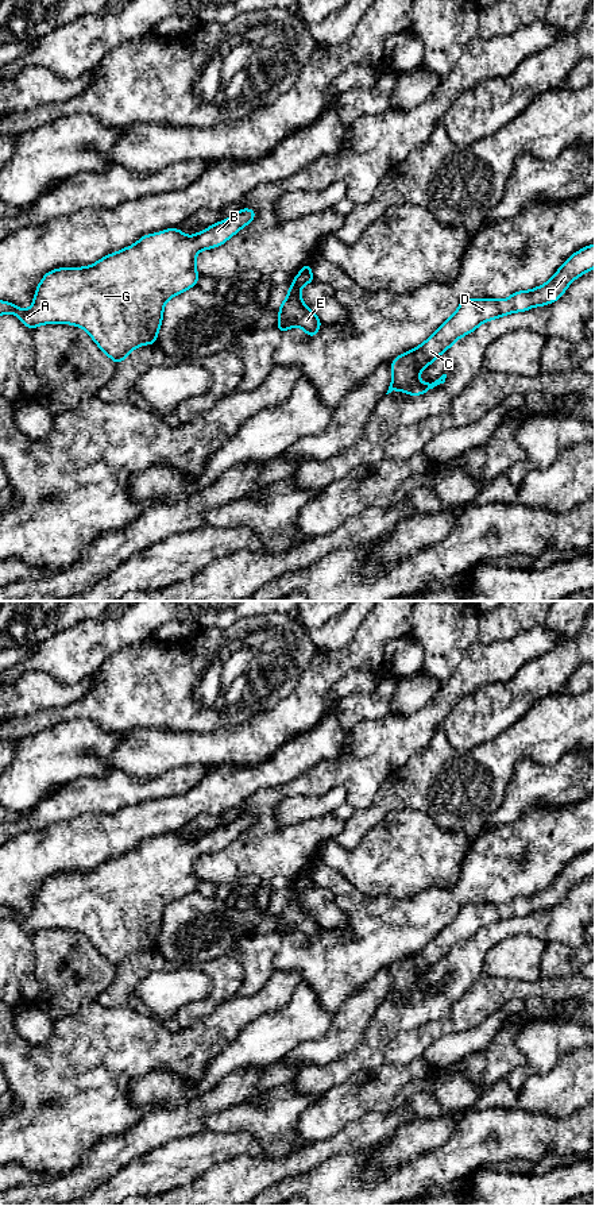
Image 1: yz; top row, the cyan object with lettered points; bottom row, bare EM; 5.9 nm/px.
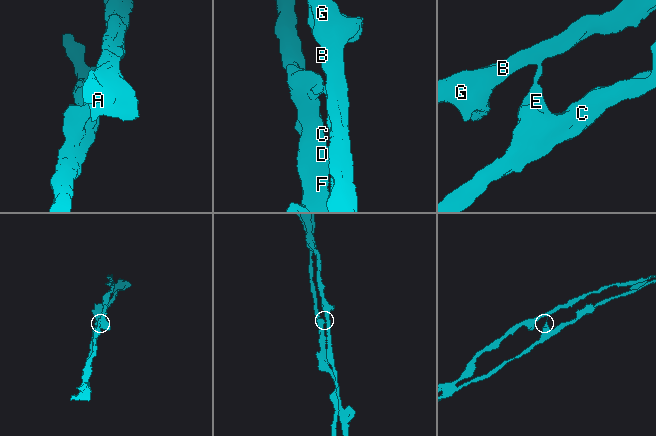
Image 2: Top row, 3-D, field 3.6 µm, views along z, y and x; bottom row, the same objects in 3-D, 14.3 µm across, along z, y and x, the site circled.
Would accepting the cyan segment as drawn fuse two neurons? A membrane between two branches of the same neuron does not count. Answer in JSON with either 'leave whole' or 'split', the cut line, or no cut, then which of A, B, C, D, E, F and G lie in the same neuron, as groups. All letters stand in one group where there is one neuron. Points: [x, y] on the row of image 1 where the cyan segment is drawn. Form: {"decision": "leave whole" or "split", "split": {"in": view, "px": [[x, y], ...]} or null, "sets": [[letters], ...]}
{"decision": "split", "split": {"in": "yz", "px": [[301, 270], [309, 273]]}, "sets": [["A", "B", "G"], ["C", "D", "E", "F"]]}

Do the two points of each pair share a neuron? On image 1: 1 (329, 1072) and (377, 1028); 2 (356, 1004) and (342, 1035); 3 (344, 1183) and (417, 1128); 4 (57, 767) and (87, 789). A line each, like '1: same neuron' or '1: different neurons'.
1: same neuron
2: same neuron
3: different neurons
4: different neurons

